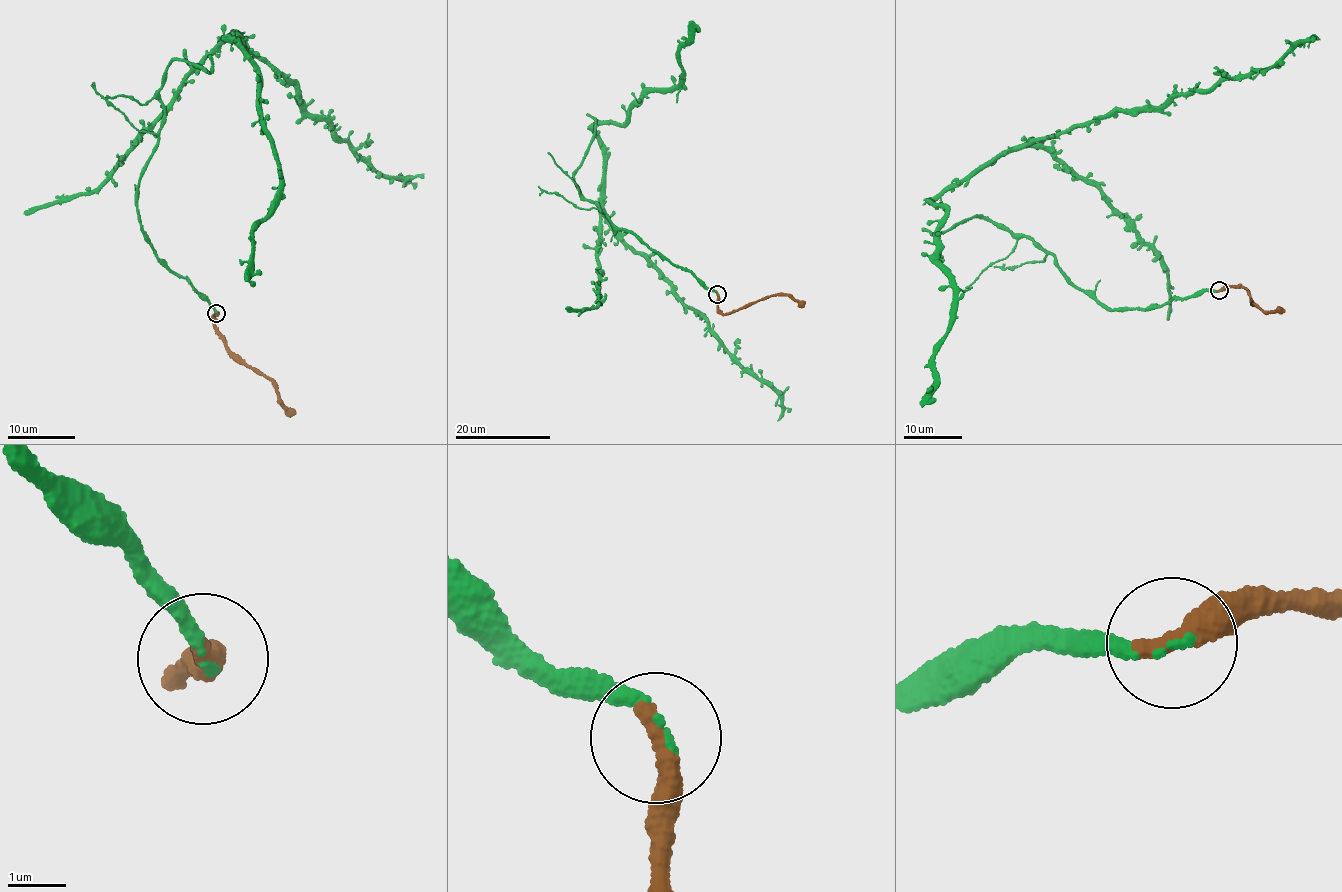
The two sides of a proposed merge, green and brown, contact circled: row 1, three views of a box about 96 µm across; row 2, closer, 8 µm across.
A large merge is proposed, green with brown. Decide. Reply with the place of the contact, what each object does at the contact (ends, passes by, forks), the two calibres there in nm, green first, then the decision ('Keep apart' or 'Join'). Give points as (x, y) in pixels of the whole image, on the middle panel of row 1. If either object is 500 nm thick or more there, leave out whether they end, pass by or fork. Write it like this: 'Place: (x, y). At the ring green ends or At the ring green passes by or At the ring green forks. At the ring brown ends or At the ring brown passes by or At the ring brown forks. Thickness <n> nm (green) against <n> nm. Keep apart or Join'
Place: (717, 294). At the ring green ends. At the ring brown ends. Thickness 100 nm (green) against 440 nm. Join

